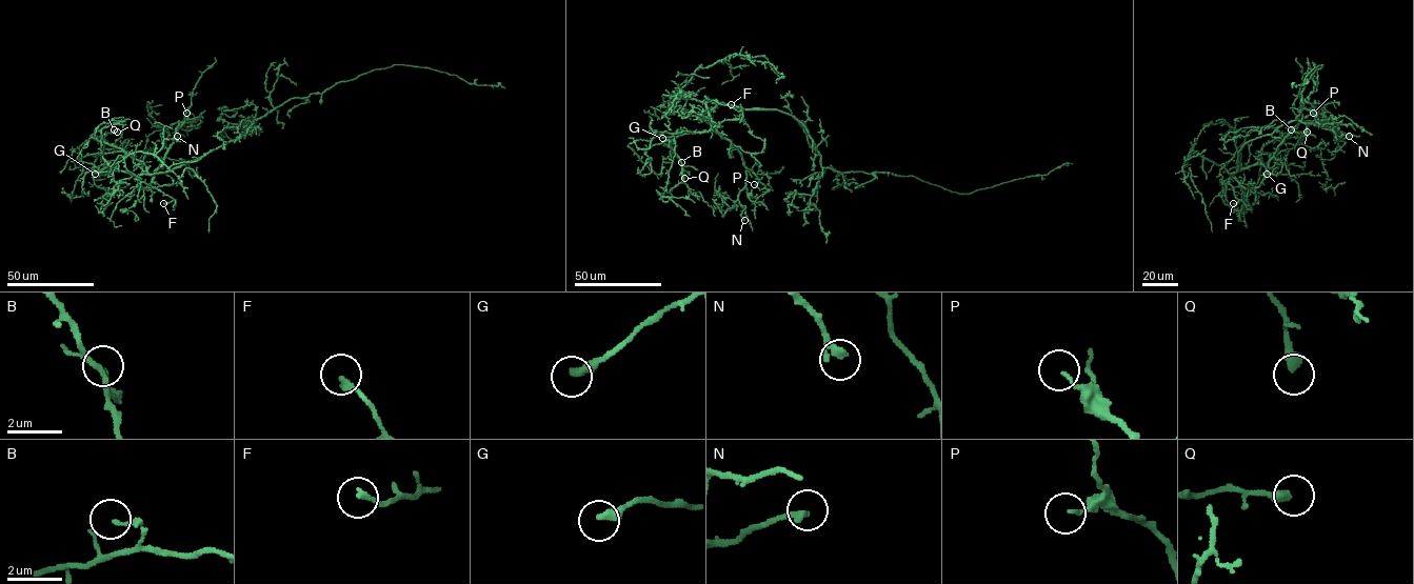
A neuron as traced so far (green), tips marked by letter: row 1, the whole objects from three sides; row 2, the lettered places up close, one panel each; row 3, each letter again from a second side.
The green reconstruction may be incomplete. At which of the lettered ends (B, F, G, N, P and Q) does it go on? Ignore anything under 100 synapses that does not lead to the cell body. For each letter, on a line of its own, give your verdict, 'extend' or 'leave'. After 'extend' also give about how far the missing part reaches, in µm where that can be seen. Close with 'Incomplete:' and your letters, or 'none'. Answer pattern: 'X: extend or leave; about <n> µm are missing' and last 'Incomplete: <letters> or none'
B: leave
F: leave
G: leave
N: leave
P: leave
Q: leave
Incomplete: none

